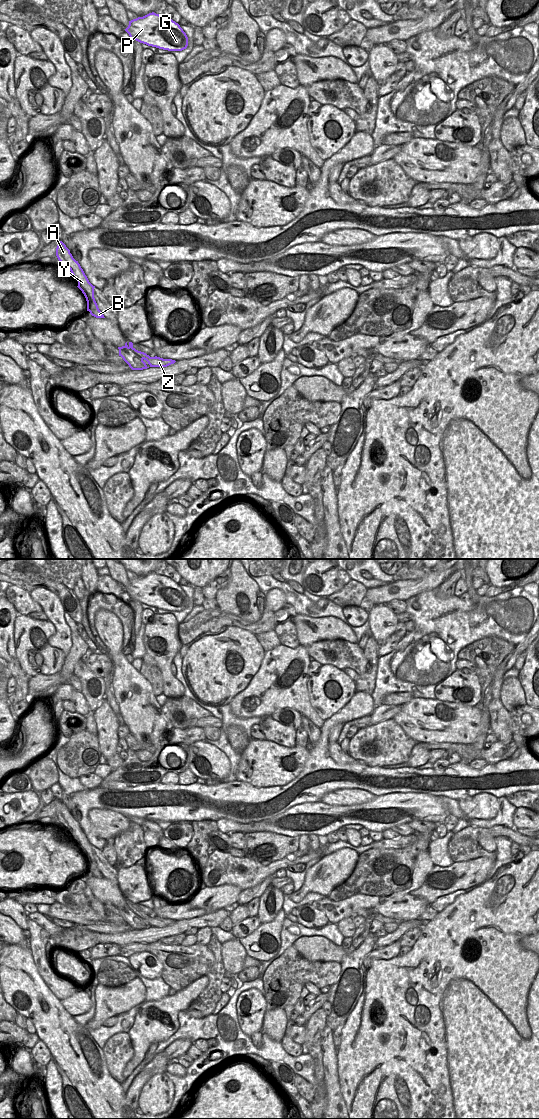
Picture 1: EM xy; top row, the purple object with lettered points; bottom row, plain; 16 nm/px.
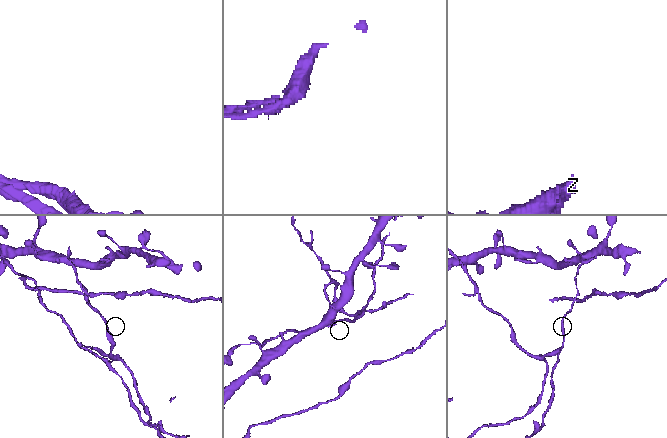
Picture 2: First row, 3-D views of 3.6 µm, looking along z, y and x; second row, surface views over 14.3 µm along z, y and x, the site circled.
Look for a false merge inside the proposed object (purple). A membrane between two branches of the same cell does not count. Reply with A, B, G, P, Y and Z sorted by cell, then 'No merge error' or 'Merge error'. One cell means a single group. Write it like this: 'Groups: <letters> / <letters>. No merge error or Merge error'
Groups: A B G P Y / Z. Merge error

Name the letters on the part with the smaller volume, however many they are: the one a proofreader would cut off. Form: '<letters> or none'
Z

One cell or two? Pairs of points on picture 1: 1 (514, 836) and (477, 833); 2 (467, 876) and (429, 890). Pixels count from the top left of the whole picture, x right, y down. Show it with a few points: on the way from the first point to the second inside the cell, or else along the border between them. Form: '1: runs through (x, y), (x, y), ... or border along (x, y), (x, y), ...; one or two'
1: runs through (505, 832), (486, 832); one
2: runs through (458, 880), (450, 888), (438, 890); one

